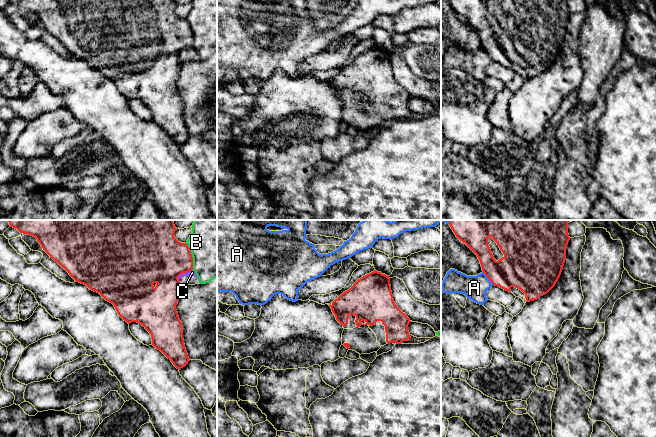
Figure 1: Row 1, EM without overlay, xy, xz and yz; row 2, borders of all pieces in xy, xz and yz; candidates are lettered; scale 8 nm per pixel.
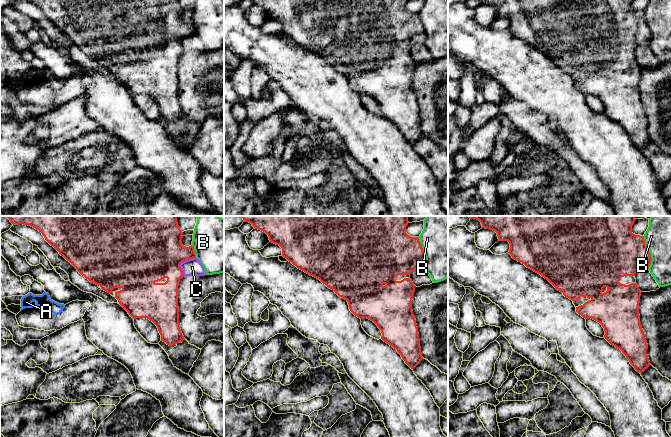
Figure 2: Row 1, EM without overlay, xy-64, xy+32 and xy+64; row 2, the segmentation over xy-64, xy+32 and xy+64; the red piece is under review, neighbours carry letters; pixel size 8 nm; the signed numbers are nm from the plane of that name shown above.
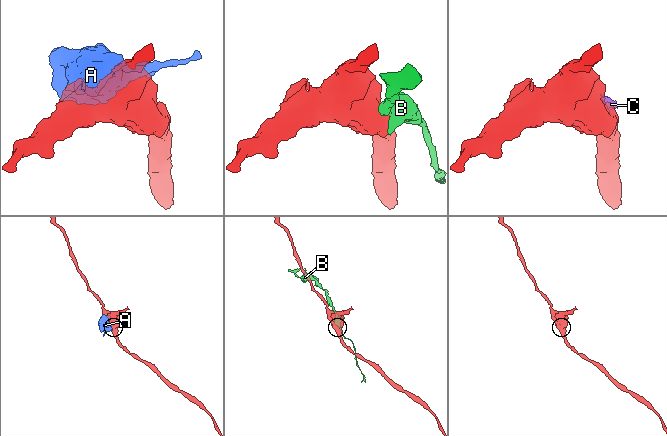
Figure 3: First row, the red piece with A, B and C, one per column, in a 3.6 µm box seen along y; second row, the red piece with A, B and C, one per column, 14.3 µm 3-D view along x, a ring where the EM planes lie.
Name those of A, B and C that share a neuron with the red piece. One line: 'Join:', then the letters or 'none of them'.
Join: none of them

